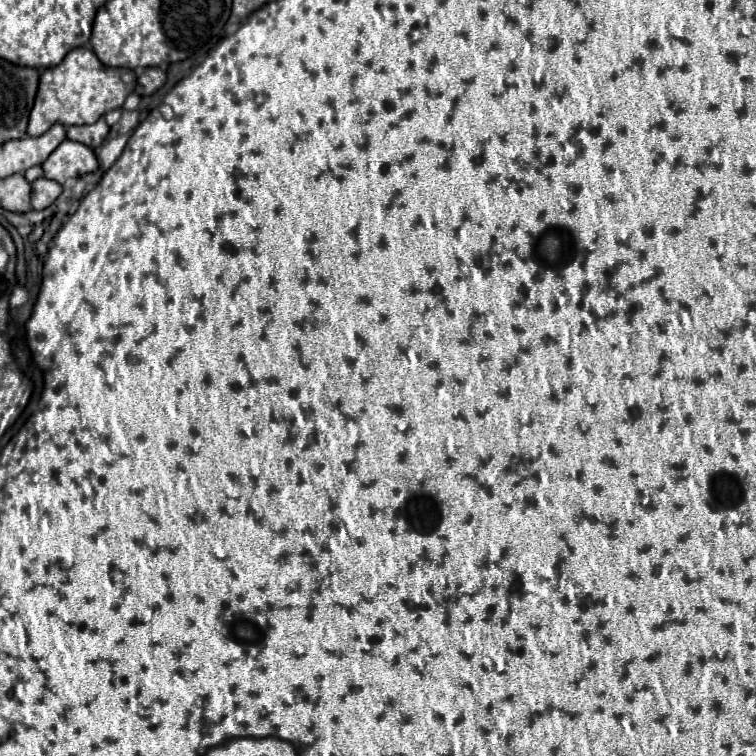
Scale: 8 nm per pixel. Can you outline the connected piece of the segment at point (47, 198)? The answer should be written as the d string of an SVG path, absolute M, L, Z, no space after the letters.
M39 178L39 180L35 180L33 184L31 184L31 206L35 208L35 210L45 210L45 208L49 208L55 200L57 200L57 196L61 194L61 184L57 184L57 182L53 182L53 180L47 180L47 178Z

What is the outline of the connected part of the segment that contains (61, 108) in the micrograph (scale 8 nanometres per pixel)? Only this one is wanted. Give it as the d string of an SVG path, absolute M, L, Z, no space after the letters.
M89 48L71 50L65 60L49 70L43 70L39 76L39 90L35 96L33 110L29 114L29 136L45 134L53 124L63 126L83 126L93 124L111 110L123 106L125 98L135 90L135 72L127 68L103 66L99 58Z

